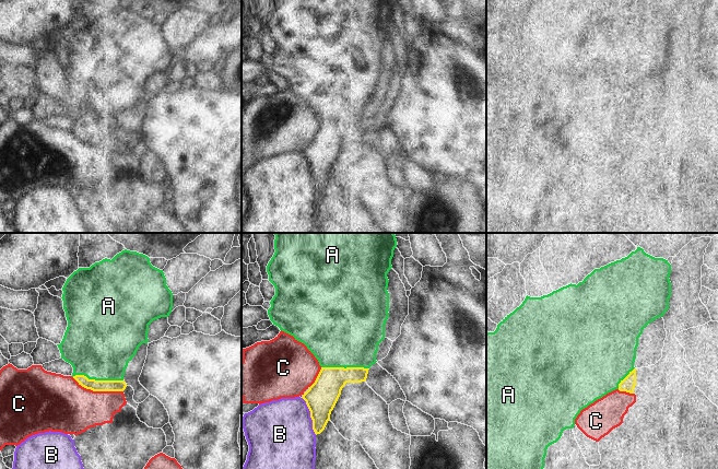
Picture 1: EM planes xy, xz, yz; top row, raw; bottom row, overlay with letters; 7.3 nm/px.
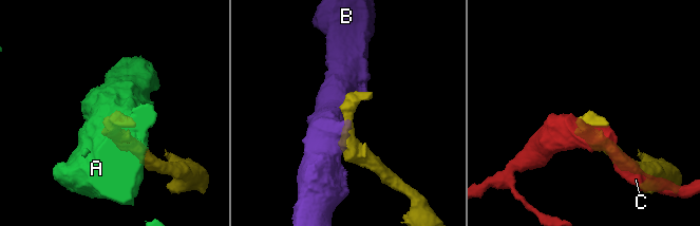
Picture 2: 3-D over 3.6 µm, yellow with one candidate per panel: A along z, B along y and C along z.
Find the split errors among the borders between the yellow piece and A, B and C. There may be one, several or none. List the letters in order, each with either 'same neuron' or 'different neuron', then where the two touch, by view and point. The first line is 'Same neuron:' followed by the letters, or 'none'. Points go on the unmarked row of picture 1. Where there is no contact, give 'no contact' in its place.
Same neuron: A
A: same neuron; meets yellow in xy at (97, 136)
B: different neuron; meets yellow in xz at (310, 171)
C: different neuron; meets yellow in xy at (97, 145)

